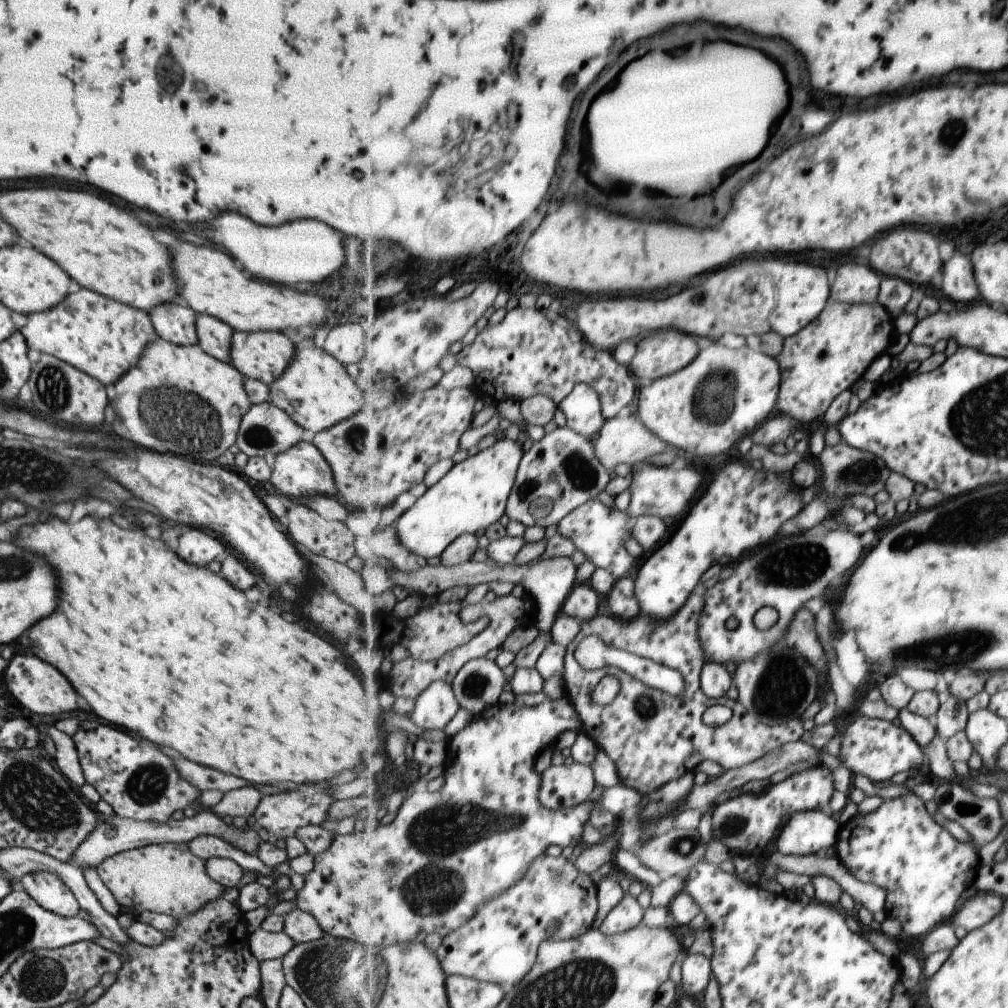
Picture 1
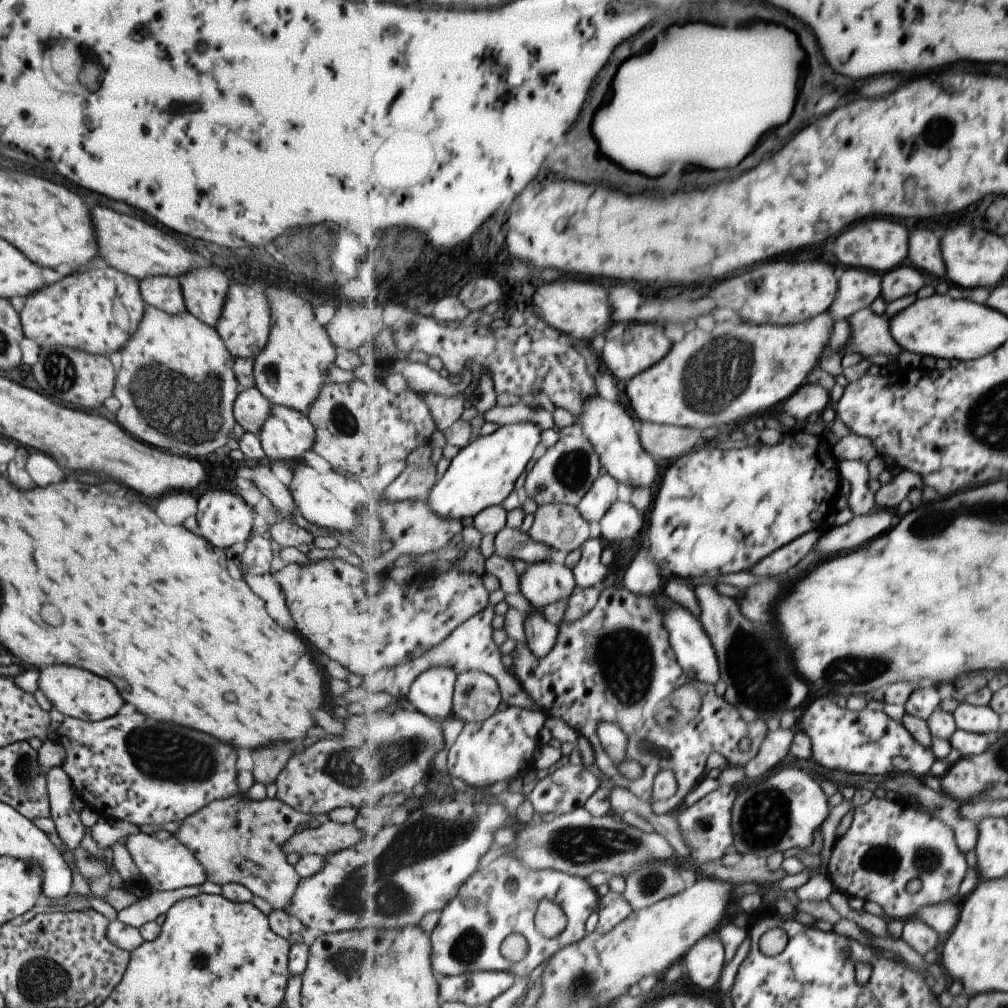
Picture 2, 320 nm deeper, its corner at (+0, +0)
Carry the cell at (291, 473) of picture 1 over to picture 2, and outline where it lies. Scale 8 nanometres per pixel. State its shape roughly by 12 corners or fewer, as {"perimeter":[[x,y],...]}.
{"perimeter":[[272,406],[257,432],[265,456],[297,463],[314,430],[302,412]]}

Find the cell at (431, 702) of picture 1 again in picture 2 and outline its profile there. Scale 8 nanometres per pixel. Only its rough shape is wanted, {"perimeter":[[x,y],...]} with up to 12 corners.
{"perimeter":[[427,670],[406,704],[429,718],[453,716],[458,675]]}

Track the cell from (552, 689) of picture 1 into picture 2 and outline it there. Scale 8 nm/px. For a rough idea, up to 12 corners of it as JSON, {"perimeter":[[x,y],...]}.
{"perimeter":[[543,611],[524,620],[530,650],[547,658],[556,649],[559,628]]}

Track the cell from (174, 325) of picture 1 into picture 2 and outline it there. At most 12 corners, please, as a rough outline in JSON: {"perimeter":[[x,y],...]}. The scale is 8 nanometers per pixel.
{"perimeter":[[176,278],[138,280],[145,305],[175,316],[186,311]]}

